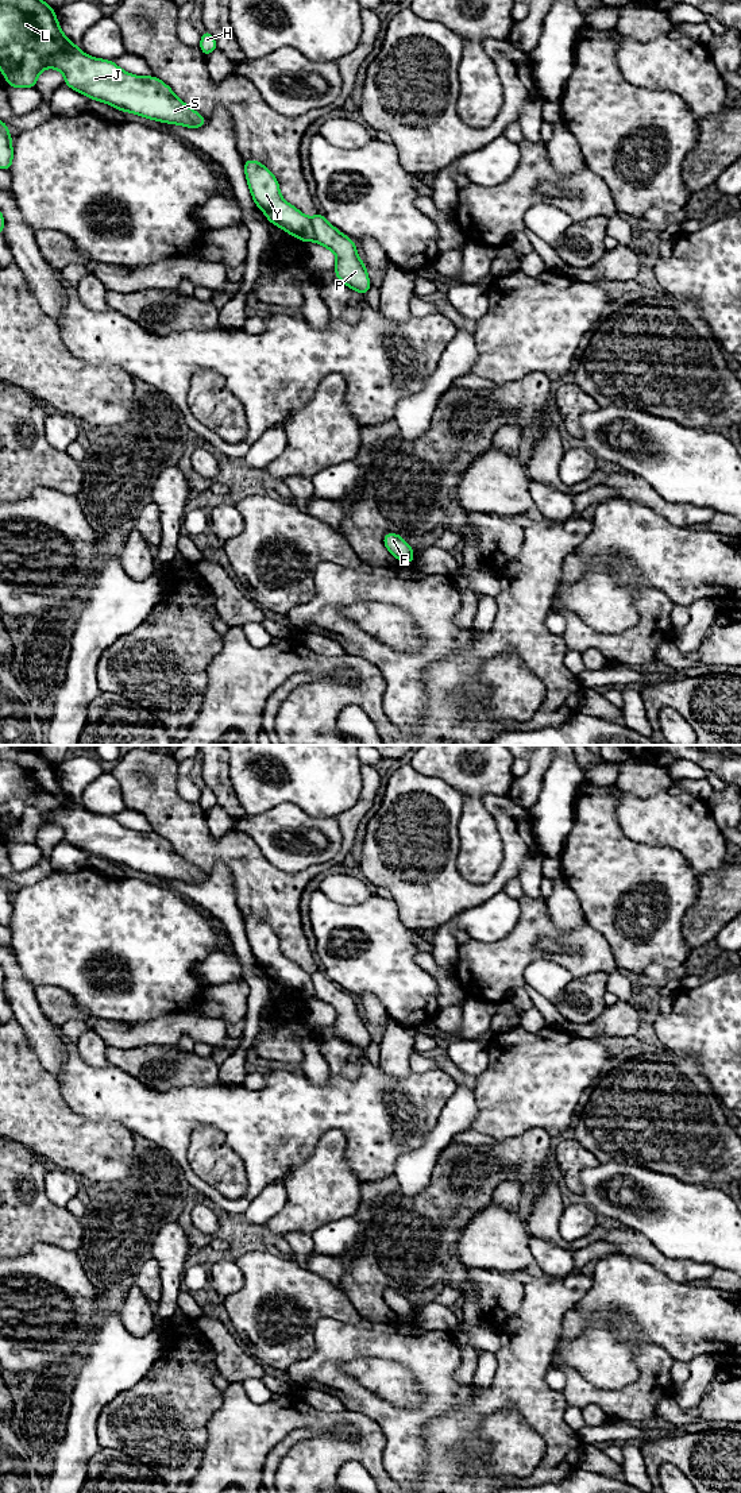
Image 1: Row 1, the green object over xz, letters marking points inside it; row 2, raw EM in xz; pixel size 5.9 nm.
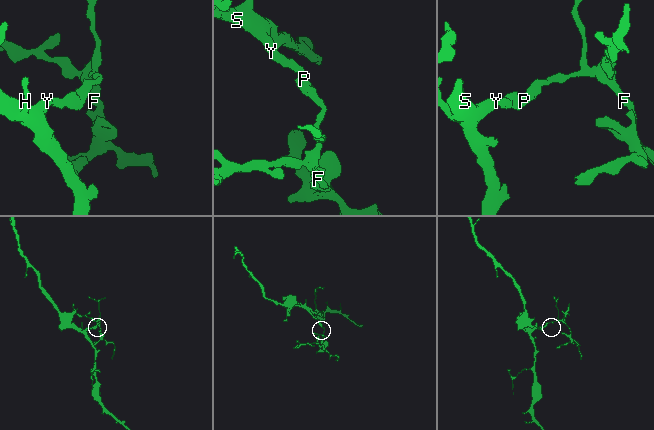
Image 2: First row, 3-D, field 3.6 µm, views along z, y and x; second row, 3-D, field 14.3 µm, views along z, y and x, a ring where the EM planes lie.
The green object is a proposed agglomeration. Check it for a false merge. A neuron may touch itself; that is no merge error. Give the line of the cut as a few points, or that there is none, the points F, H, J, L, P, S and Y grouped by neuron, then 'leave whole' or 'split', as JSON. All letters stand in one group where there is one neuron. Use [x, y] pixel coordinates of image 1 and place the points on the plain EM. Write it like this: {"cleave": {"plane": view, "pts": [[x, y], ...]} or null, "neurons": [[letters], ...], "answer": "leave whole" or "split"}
{"cleave": {"plane": "xz", "pts": [[309, 975], [313, 995]]}, "neurons": [["F", "P"], ["H", "J", "L", "S", "Y"]], "answer": "split"}

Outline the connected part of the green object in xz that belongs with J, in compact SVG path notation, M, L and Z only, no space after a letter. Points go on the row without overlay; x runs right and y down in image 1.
M0 745L0 827L11 844L35 844L38 830L53 823L65 830L65 841L112 861L151 876L201 884L208 876L175 853L171 844L158 833L139 833L121 826L115 818L92 814L69 796L53 768L36 751Z

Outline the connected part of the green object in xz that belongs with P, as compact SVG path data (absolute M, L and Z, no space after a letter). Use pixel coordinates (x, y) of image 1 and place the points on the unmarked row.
M321 968L310 976L314 989L313 996L332 1006L337 1014L333 1026L339 1037L367 1052L371 1038L367 1031L367 1023L358 1012L354 996L331 981Z

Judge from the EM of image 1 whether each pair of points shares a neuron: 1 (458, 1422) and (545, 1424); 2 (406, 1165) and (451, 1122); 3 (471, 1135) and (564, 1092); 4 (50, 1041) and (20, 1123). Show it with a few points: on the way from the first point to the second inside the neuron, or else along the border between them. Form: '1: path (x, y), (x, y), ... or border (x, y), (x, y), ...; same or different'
1: path (479, 1407), (490, 1400), (521, 1400), (524, 1403); same
2: path (419, 1158), (443, 1134); same
3: border (473, 1129), (496, 1139); different
4: border (26, 1037), (39, 1063), (54, 1076); different

